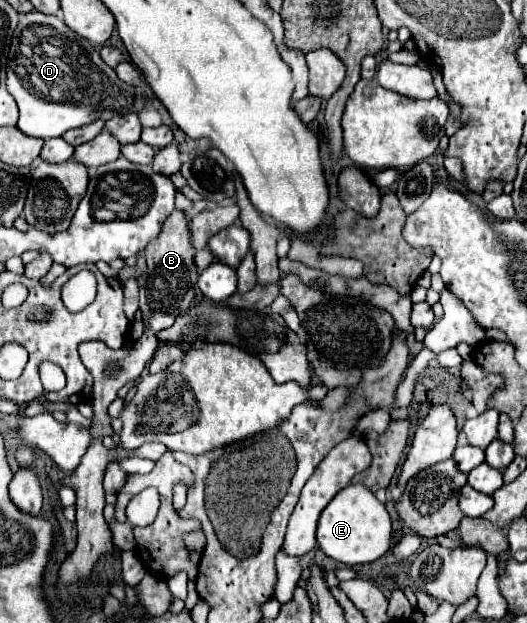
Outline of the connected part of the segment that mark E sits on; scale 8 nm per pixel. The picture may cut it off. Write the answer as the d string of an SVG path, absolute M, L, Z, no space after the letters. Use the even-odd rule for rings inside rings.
M348 485L320 515L316 539L320 549L334 561L346 565L372 563L390 549L392 521L384 503L380 503L370 489L364 489L364 485Z

